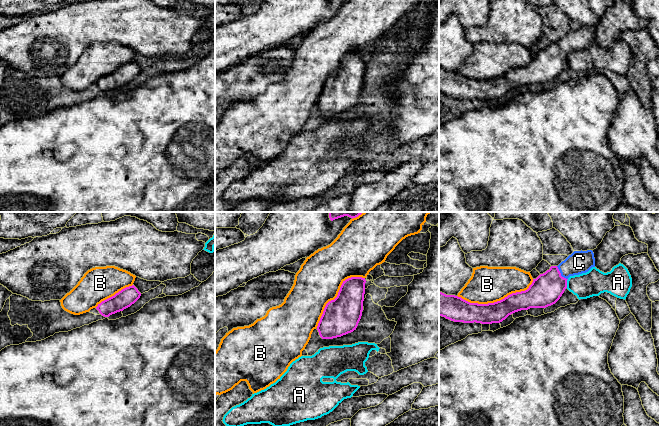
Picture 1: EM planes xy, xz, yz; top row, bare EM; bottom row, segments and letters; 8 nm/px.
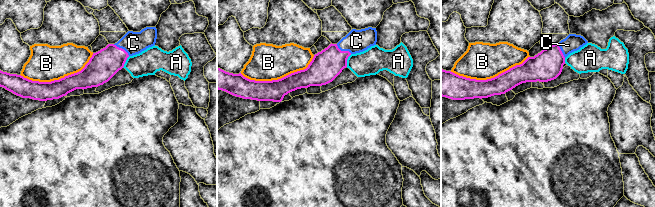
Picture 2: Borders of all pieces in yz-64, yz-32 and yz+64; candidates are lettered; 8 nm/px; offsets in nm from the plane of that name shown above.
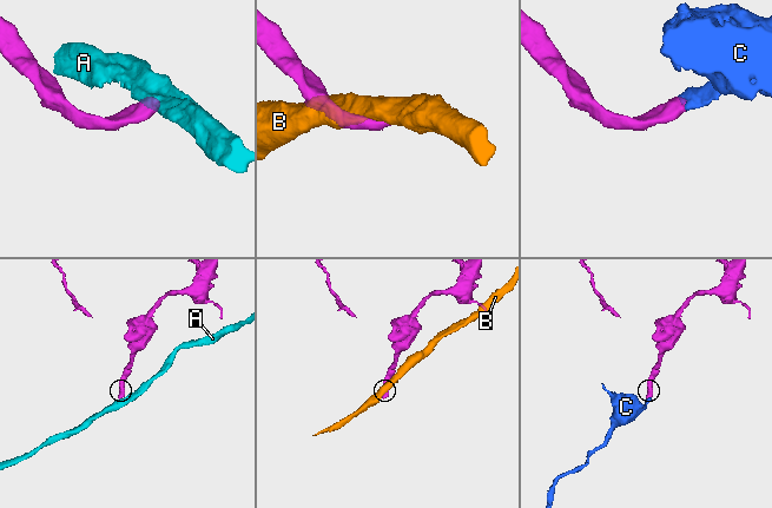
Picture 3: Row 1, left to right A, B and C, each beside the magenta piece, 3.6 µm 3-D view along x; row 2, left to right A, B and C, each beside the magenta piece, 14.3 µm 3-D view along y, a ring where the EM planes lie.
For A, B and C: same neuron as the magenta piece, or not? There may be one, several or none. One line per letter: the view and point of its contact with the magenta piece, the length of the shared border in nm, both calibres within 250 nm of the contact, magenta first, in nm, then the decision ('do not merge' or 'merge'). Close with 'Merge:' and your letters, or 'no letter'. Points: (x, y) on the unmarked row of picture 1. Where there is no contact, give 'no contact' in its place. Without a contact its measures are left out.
A: contact yz (566, 59); length 70 nm; calibres 240 and 200 nm; do not merge
B: contact yz (497, 77); length 650 nm; calibres 170 and 280 nm; do not merge
C: contact yz (560, 50); length 140 nm; calibres 240 and 180 nm; merge
Merge: C

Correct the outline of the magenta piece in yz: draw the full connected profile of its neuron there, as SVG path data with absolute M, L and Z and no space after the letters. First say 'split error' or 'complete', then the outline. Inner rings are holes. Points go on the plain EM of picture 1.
split error | M592 26L574 27L558 42L551 42L533 55L527 66L512 69L500 77L488 80L470 79L461 73L439 67L439 92L454 98L500 99L515 88L555 80L567 64L568 54L586 49L592 43L595 43Z

